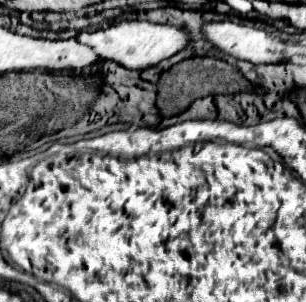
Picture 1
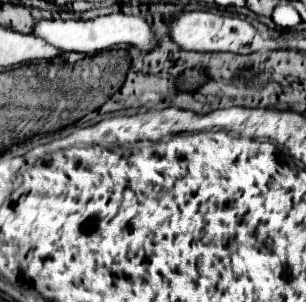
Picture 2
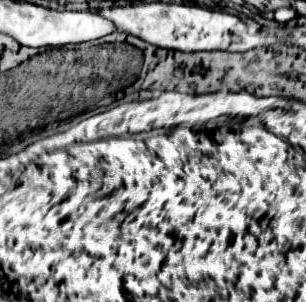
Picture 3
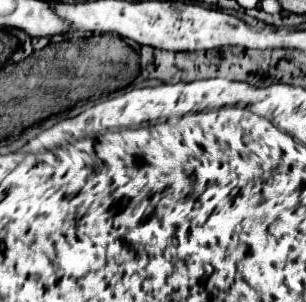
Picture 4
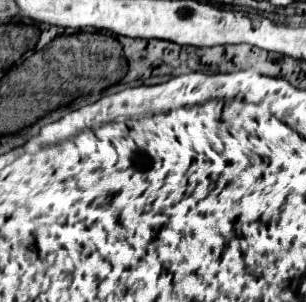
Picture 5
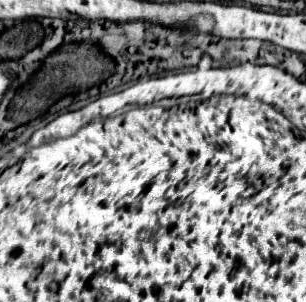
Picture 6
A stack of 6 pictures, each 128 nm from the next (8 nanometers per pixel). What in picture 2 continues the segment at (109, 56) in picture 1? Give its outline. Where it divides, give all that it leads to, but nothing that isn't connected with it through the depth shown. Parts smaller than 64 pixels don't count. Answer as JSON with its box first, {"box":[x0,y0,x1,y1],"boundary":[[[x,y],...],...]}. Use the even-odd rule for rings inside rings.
{"box":[32,14,156,54],"boundary":[[[106,14],[96,16],[88,20],[46,20],[40,18],[34,28],[32,36],[56,46],[60,52],[84,52],[84,54],[96,54],[102,50],[108,50],[118,44],[134,44],[136,48],[148,52],[156,46],[154,32],[150,24],[140,16],[126,16],[126,14]]]}

